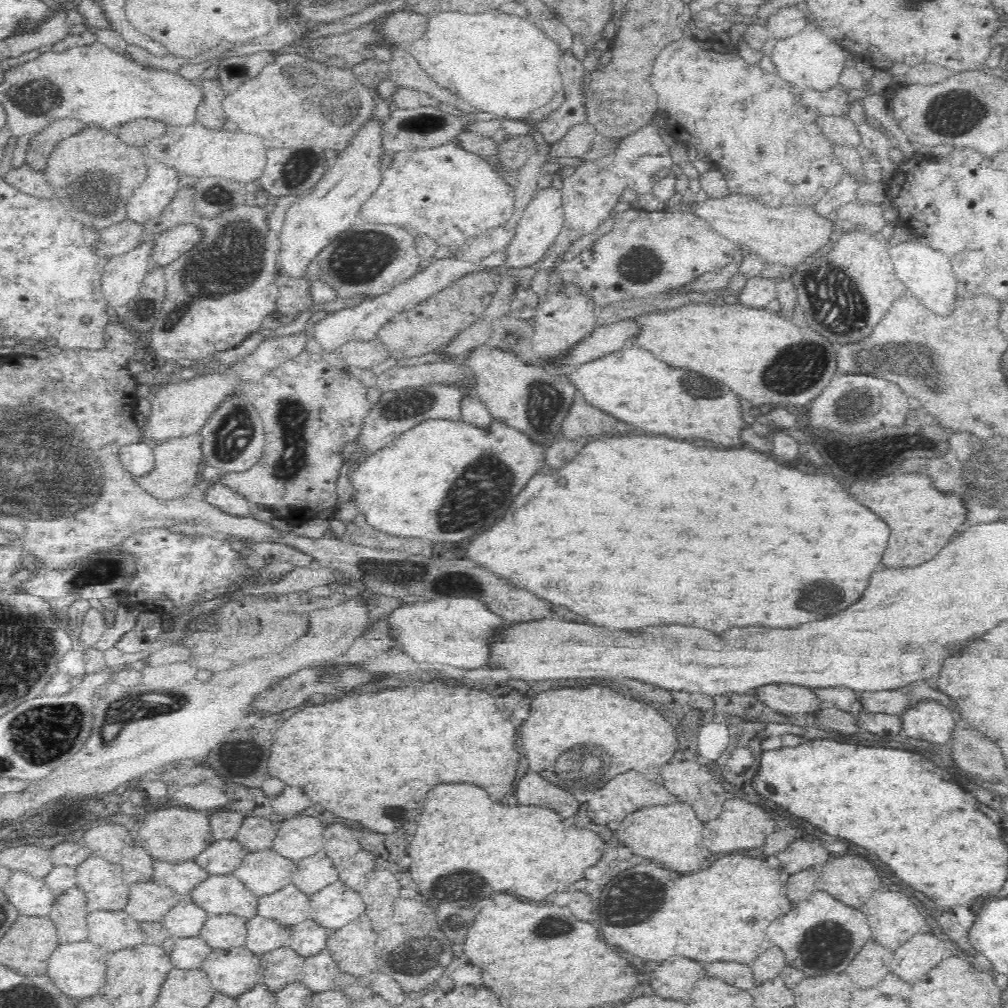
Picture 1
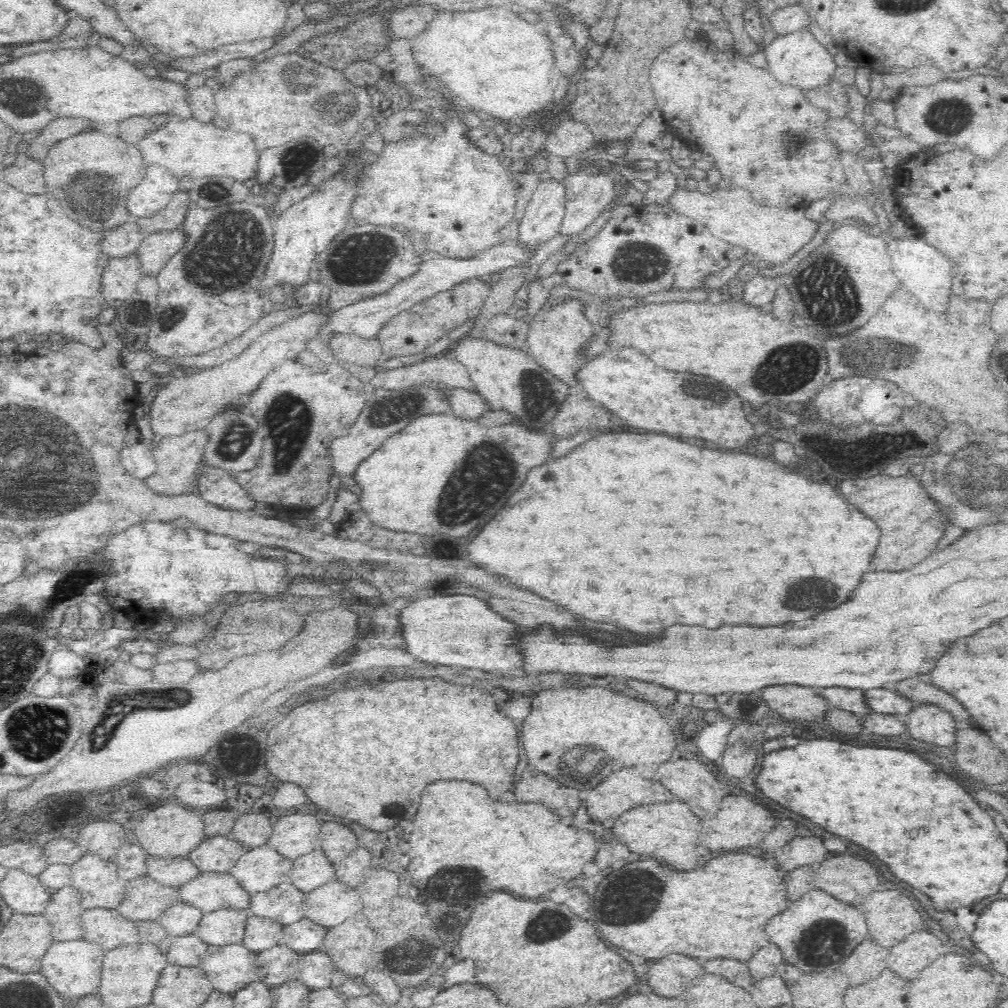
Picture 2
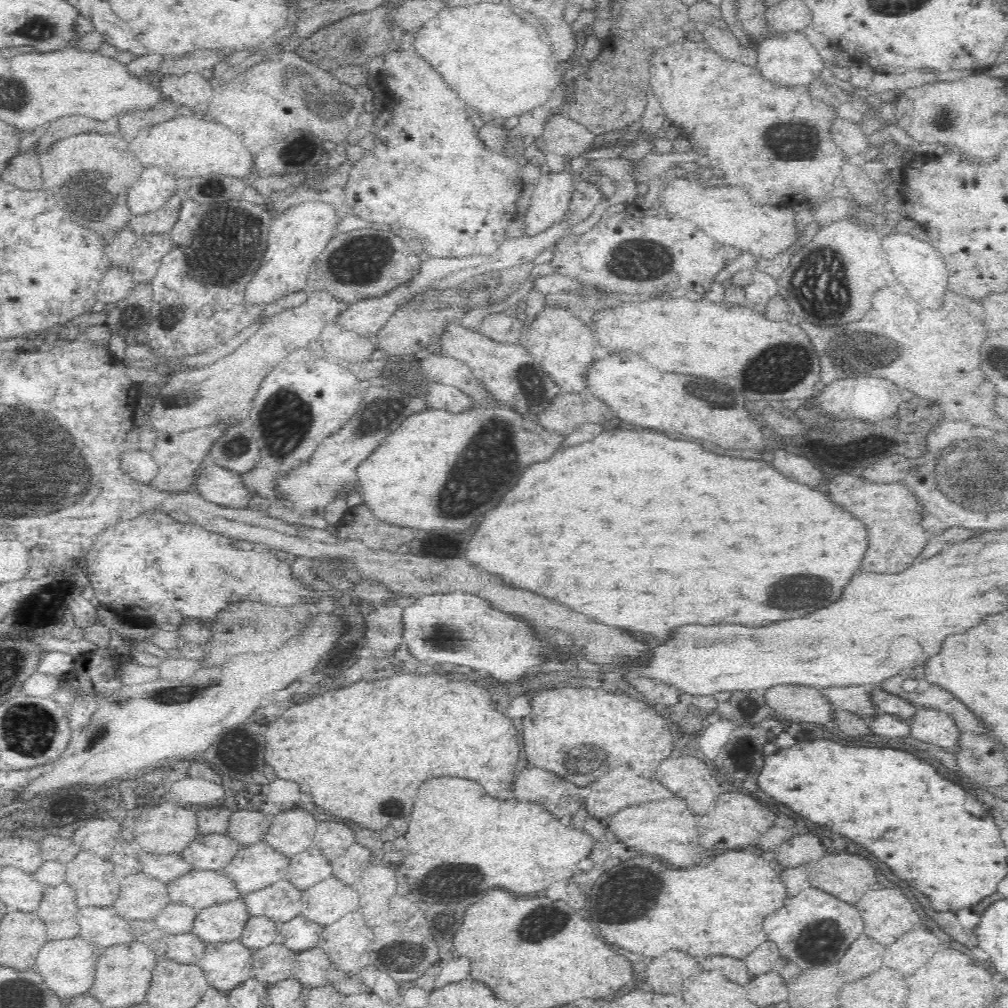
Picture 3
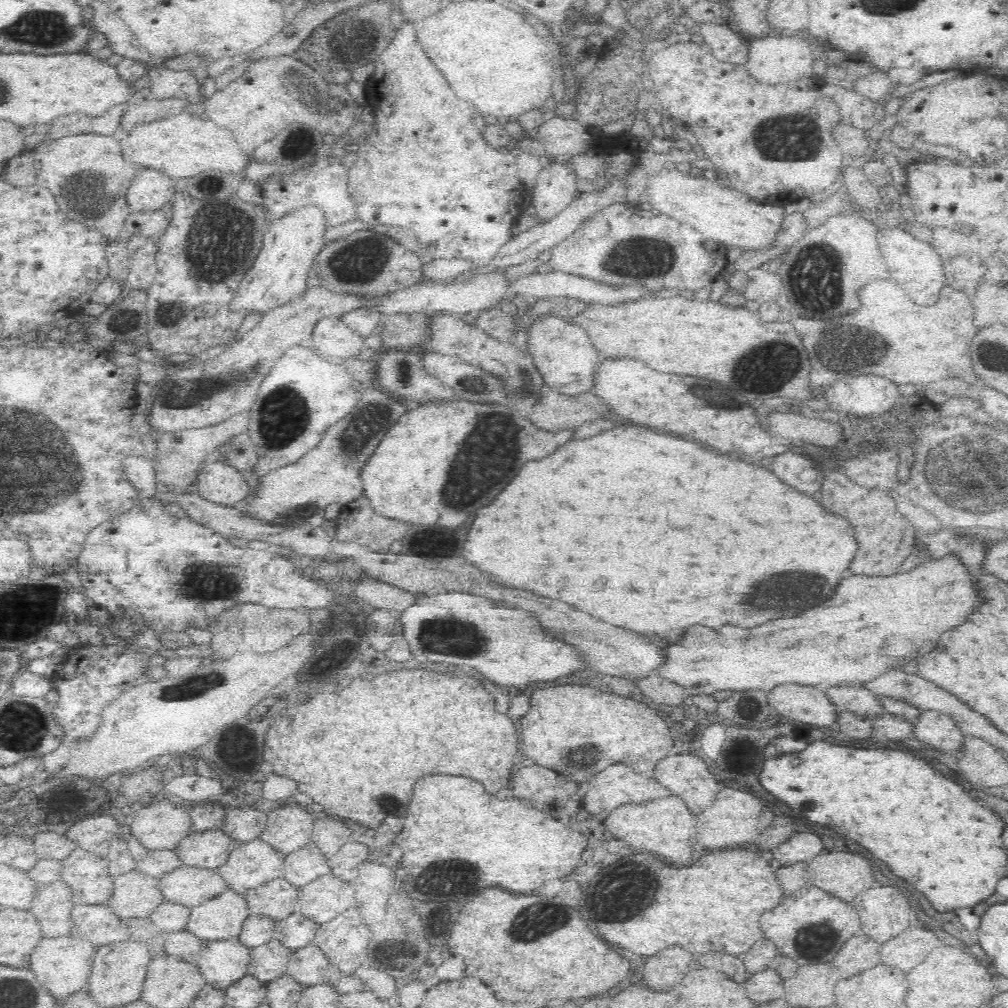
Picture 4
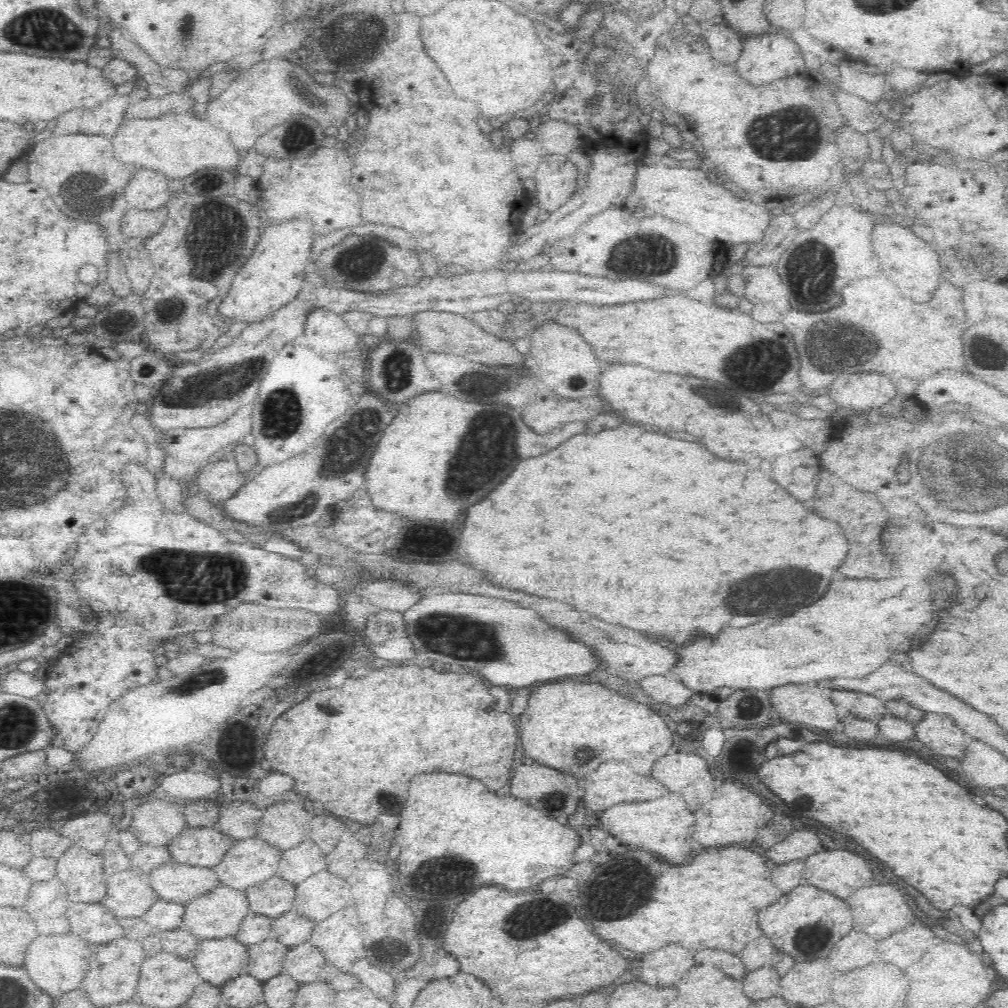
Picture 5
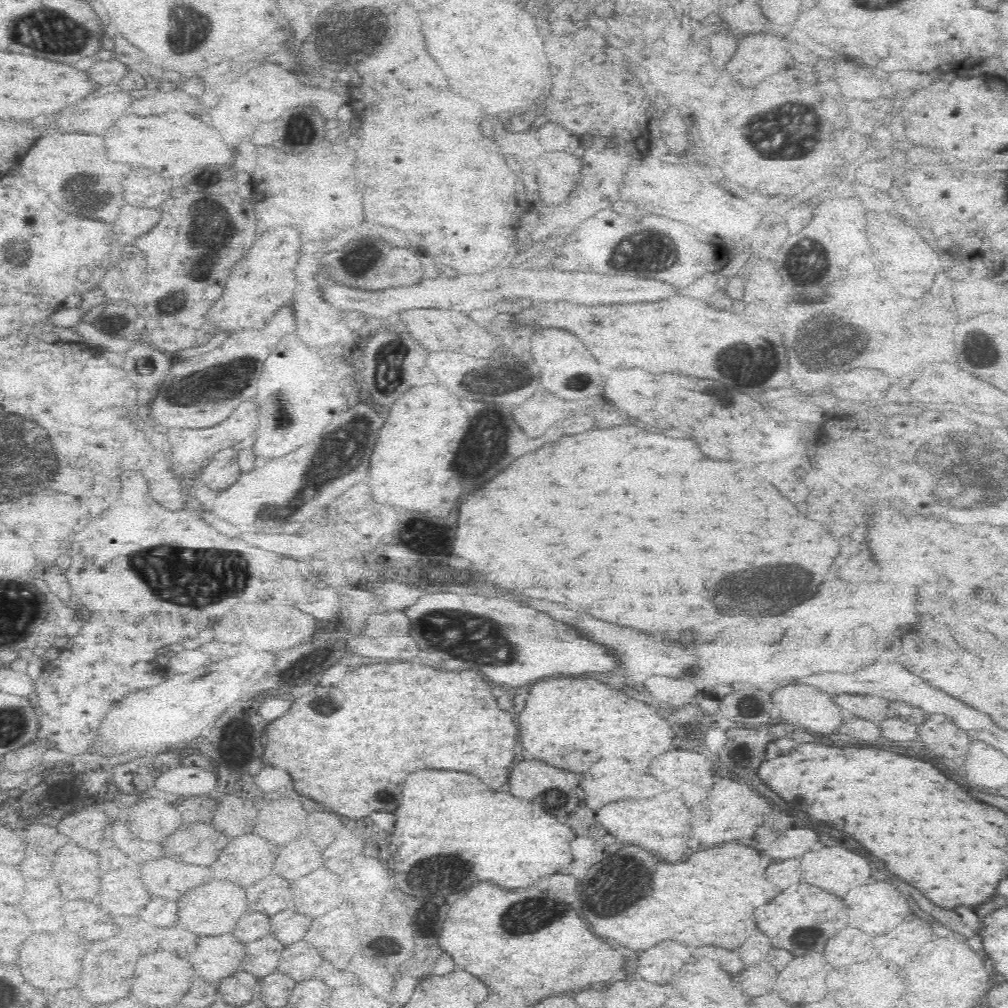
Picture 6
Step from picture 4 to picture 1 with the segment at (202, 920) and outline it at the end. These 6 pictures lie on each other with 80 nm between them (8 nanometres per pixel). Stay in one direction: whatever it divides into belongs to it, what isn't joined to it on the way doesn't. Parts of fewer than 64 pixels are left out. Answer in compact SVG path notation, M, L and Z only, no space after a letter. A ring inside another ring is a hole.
M236 913L208 914L202 926L202 940L210 948L234 948L244 946L247 918Z

